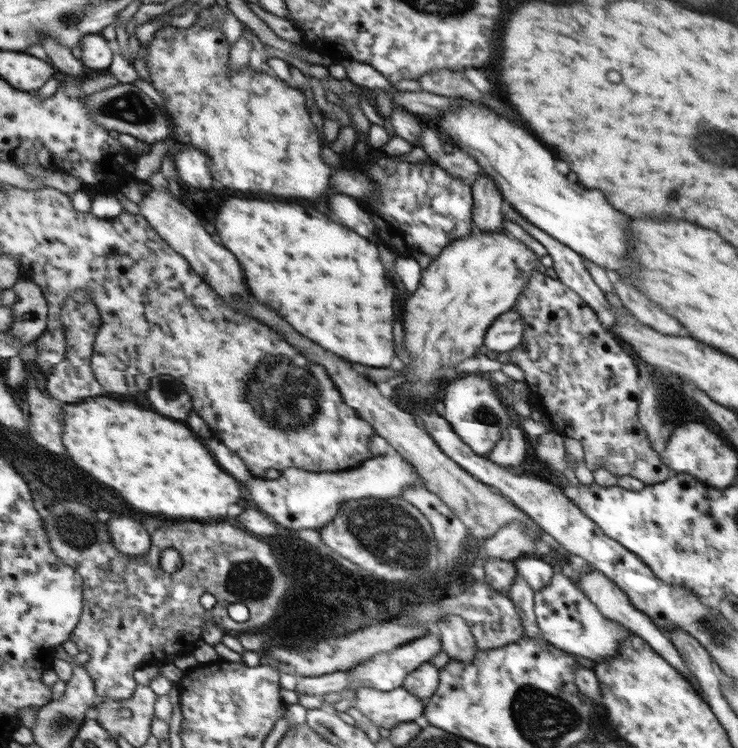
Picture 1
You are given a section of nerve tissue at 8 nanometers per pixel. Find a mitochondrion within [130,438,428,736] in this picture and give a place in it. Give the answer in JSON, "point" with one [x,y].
{"point":[245,580]}

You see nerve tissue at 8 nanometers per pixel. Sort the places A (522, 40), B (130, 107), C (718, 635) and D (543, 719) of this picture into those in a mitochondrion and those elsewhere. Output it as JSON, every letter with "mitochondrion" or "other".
{"A":"other","B":"mitochondrion","C":"mitochondrion","D":"mitochondrion"}

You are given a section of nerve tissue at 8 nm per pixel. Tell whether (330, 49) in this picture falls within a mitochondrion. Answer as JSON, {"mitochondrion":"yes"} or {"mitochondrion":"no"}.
{"mitochondrion":"no"}

